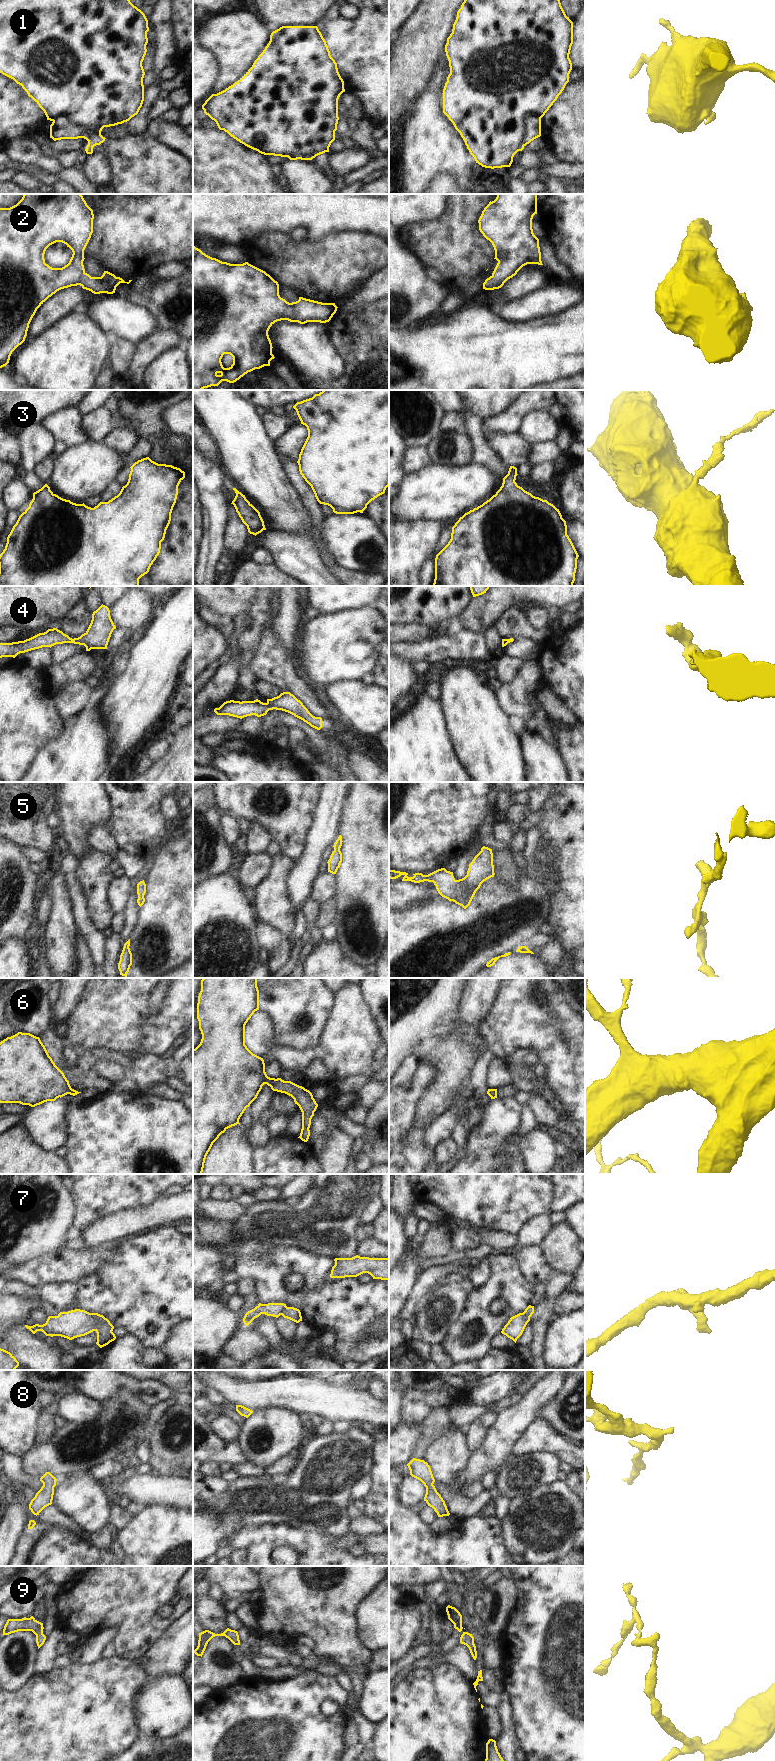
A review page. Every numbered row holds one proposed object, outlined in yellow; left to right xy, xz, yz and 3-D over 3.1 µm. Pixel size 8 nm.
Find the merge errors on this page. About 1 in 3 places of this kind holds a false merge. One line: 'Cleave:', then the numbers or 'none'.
Cleave: 1, 7

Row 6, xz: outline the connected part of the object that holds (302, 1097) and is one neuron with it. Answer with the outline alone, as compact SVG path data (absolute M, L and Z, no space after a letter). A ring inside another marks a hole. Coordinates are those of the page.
M257 978L201 980L197 1019L202 1039L193 1049L193 1174L202 1174L213 1143L228 1128L240 1124L240 1117L257 1098L264 1084L294 1099L302 1112L302 1129L298 1138L304 1142L309 1139L311 1119L318 1107L312 1093L291 1081L268 1077L263 1058L253 1054L245 1045L245 1025L257 1010Z

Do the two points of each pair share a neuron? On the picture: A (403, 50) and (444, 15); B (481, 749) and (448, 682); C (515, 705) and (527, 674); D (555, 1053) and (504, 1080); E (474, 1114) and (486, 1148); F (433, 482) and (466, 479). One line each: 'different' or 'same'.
A: same
B: same
C: same
D: different
E: different
F: same

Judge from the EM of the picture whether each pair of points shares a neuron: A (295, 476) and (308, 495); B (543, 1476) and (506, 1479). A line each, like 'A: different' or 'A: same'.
A: same
B: same

